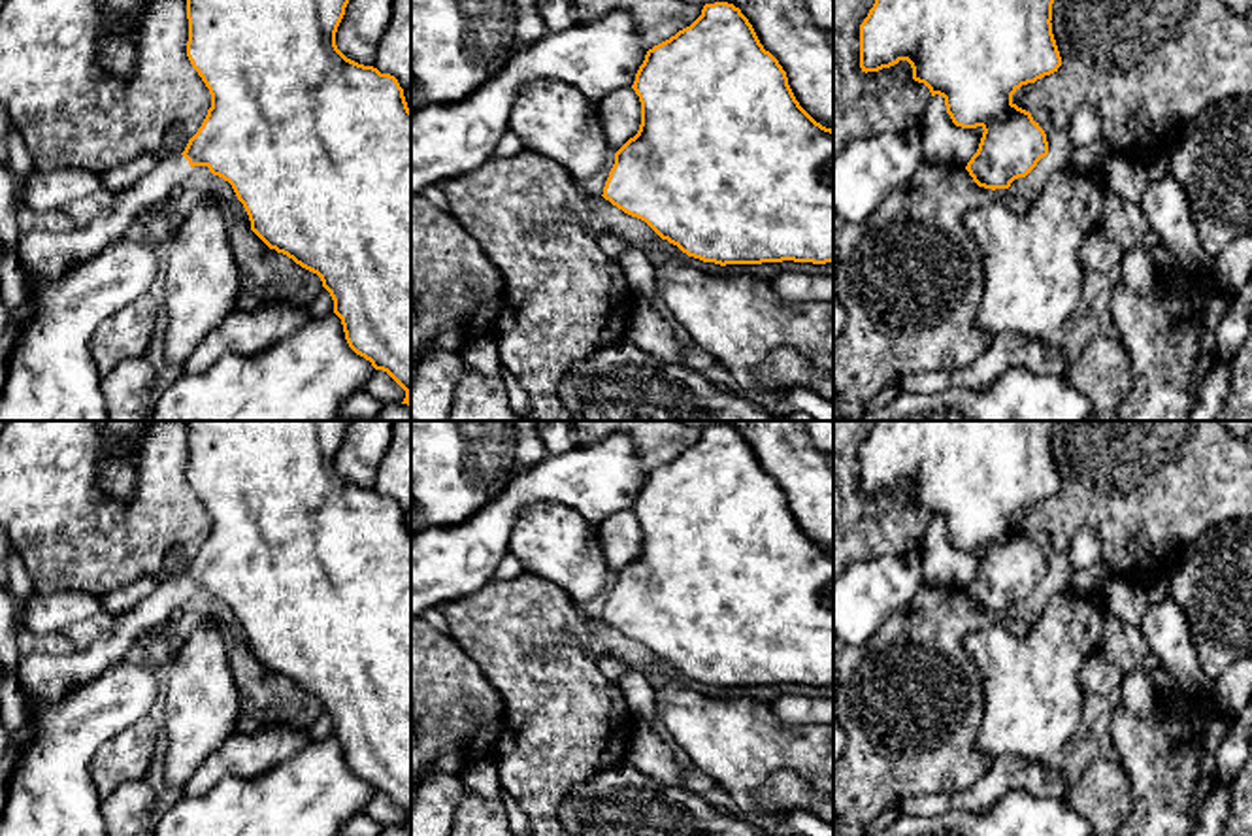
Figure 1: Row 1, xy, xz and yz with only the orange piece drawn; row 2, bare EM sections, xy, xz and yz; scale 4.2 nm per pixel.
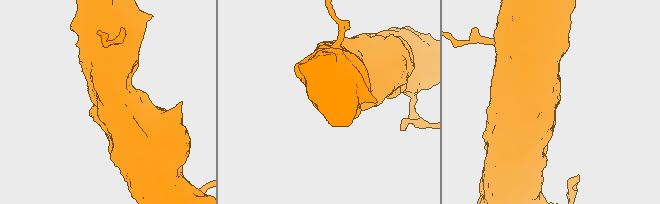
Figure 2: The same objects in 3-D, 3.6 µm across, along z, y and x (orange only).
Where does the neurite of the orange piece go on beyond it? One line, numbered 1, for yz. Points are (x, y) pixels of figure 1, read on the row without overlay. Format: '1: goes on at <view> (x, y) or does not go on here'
1: does not go on here

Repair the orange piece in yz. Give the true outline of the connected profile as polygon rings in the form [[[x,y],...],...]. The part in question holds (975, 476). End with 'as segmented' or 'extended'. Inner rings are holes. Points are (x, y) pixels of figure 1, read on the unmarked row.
[[[875,421],[873,430],[869,432],[867,440],[860,447],[860,491],[862,494],[879,494],[882,491],[890,491],[899,483],[907,483],[913,491],[913,502],[924,506],[931,519],[939,517],[945,521],[947,536],[950,538],[952,545],[962,551],[977,551],[980,549],[982,560],[979,566],[977,576],[967,585],[965,593],[973,600],[979,610],[984,611],[1009,611],[1011,606],[1018,600],[1026,600],[1037,585],[1048,577],[1048,564],[1045,553],[1039,545],[1033,543],[1031,536],[1018,530],[1013,525],[1013,517],[1028,506],[1035,506],[1037,502],[1058,494],[1062,489],[1062,479],[1052,457],[1052,426],[1054,421]]] | as segmented

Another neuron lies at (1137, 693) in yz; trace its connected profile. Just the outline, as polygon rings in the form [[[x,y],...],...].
[[[1143,670],[1124,672],[1124,683],[1118,698],[1139,717],[1150,717],[1156,708],[1156,687],[1150,674]]]

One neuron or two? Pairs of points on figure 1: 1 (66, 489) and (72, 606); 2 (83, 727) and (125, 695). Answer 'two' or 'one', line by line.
1: two
2: one

